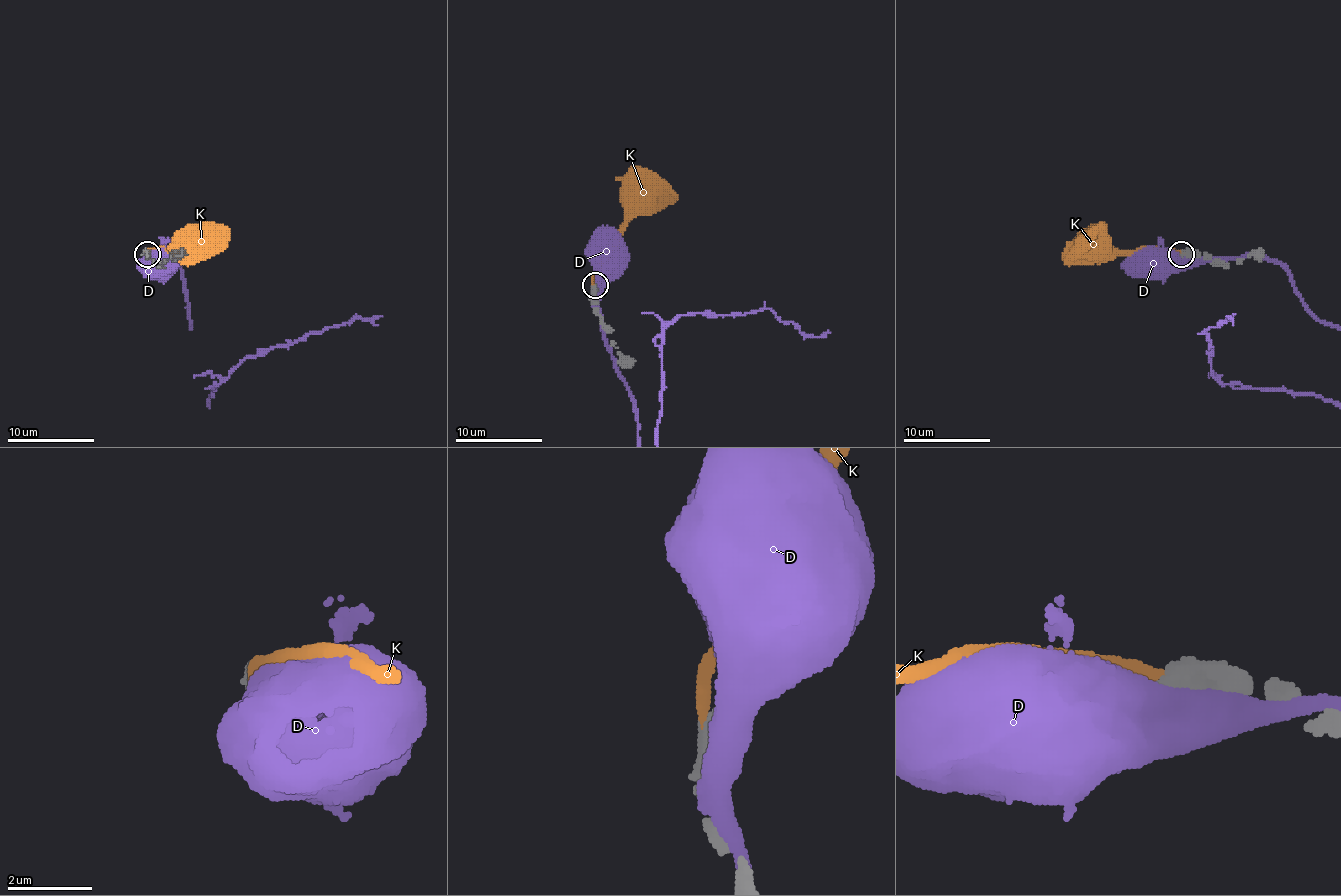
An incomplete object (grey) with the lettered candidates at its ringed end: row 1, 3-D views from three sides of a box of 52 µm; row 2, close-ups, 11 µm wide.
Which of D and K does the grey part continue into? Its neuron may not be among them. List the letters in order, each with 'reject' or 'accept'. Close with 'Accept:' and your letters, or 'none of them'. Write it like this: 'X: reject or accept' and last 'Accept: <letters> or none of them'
D: reject
K: reject
Accept: none of them

